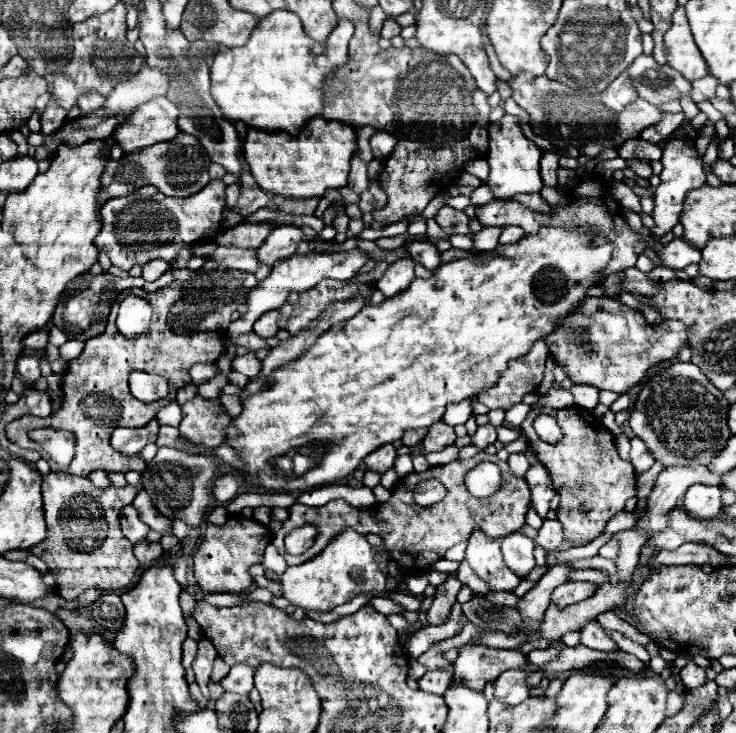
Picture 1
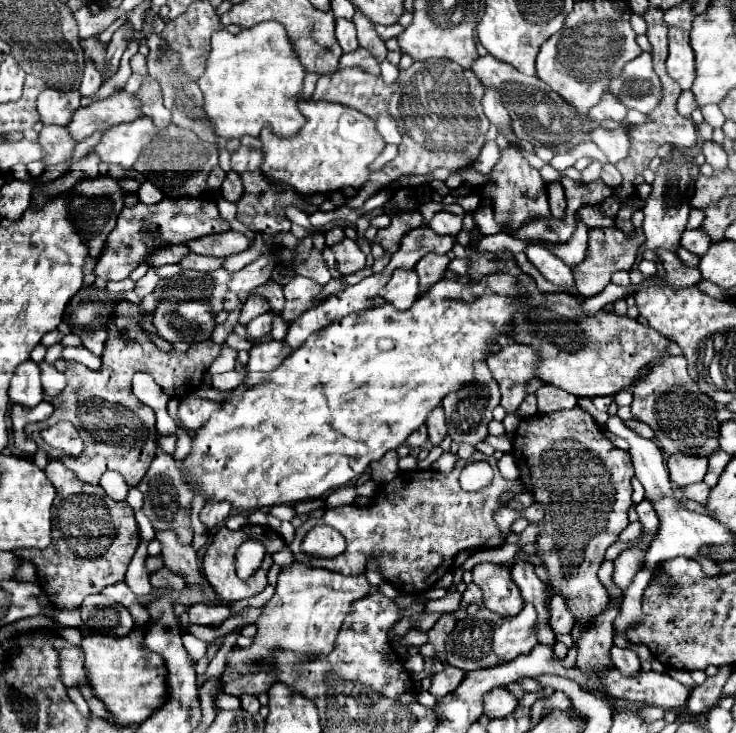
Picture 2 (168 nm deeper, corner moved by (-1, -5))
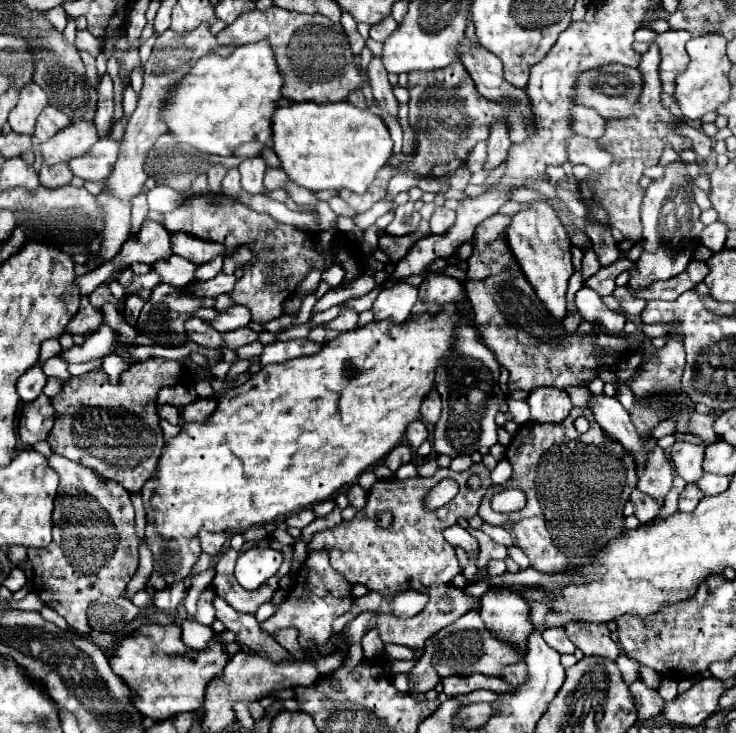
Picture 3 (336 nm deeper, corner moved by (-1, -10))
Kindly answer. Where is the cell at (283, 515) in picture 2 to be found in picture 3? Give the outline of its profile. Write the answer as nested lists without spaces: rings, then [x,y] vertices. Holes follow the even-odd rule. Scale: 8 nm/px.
[[[308,508],[308,510],[300,510],[300,512],[292,514],[292,516],[288,516],[288,518],[286,518],[286,524],[288,524],[288,526],[296,526],[296,528],[304,528],[304,526],[308,526],[312,520],[316,520],[316,514],[314,514],[312,508]]]

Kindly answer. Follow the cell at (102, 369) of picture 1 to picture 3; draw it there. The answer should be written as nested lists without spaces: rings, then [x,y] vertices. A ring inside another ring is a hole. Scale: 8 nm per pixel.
[[[148,358],[126,370],[116,384],[110,384],[106,374],[72,376],[52,398],[56,410],[56,422],[48,436],[52,452],[94,468],[104,478],[126,486],[128,492],[138,492],[152,478],[164,448],[156,396],[164,386],[178,382],[180,374],[180,362]]]

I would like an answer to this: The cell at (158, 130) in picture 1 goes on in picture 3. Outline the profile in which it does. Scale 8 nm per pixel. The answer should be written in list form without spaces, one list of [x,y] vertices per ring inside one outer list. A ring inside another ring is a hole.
[[[100,138],[86,154],[68,162],[70,172],[88,182],[104,182],[114,168],[118,144],[112,138]]]

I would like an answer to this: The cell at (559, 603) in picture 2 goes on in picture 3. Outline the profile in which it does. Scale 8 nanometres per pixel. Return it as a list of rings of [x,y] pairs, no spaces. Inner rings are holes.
[[[548,628],[542,632],[542,636],[544,636],[546,644],[550,648],[554,648],[558,654],[574,654],[574,650],[576,650],[576,646],[566,638],[564,628]]]

